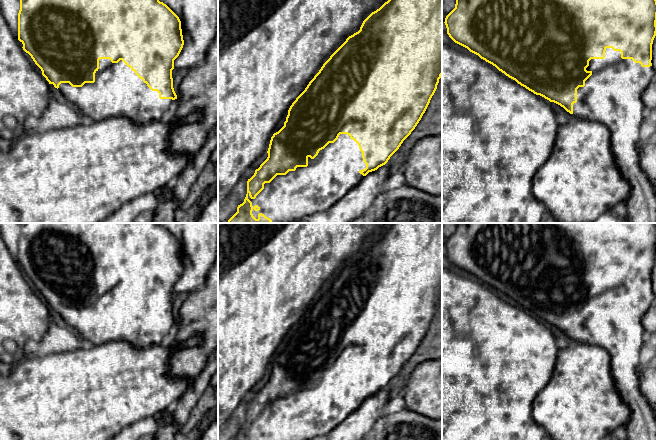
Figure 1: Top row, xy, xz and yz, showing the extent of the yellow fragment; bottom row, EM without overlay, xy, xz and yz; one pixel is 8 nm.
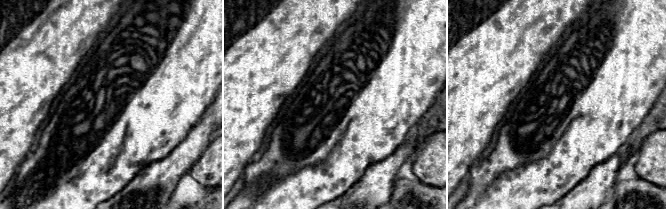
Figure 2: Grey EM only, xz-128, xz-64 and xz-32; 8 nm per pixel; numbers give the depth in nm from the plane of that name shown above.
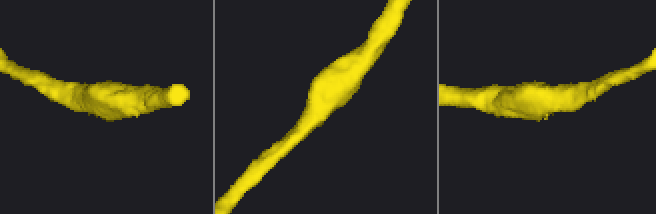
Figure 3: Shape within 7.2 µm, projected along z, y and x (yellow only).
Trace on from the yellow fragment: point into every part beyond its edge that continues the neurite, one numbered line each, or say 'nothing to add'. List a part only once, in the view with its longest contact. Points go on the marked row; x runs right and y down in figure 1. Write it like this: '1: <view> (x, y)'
1: xz (289, 198)

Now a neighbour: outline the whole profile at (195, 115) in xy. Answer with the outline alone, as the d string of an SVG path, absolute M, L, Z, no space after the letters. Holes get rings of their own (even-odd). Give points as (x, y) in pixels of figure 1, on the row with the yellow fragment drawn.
M201 110L193 111L190 115L188 115L185 119L182 120L182 123L192 123L199 120L201 117Z

